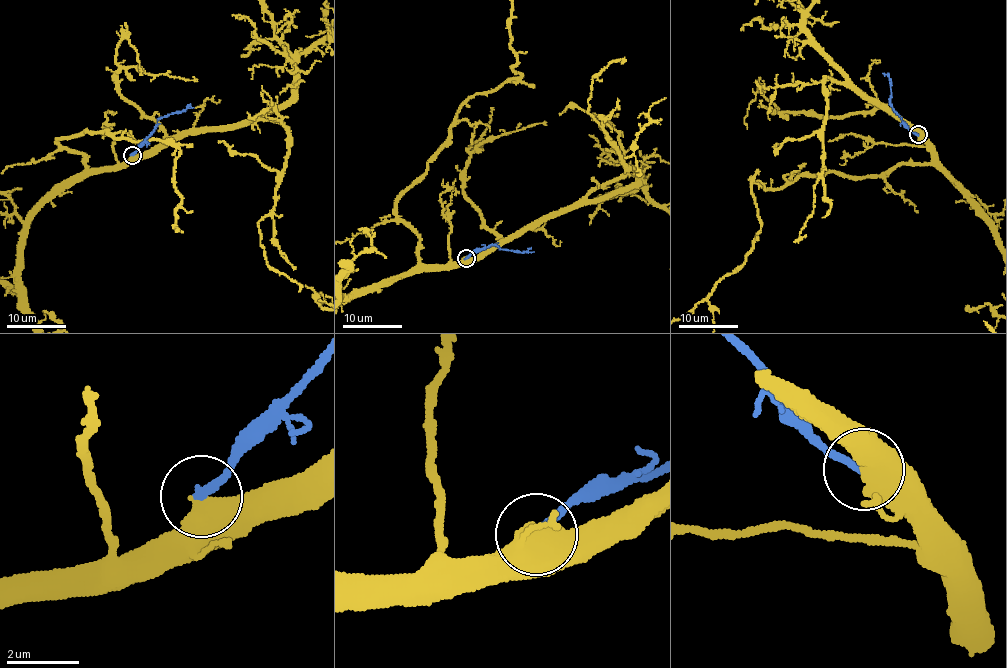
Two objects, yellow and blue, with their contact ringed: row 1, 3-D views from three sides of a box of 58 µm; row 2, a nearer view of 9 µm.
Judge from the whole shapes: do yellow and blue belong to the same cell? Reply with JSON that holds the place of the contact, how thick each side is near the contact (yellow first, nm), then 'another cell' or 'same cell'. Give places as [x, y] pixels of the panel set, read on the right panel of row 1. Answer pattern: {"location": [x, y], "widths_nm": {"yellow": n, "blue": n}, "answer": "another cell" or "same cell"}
{"location": [918, 134], "widths_nm": {"yellow": 650, "blue": 220}, "answer": "another cell"}

